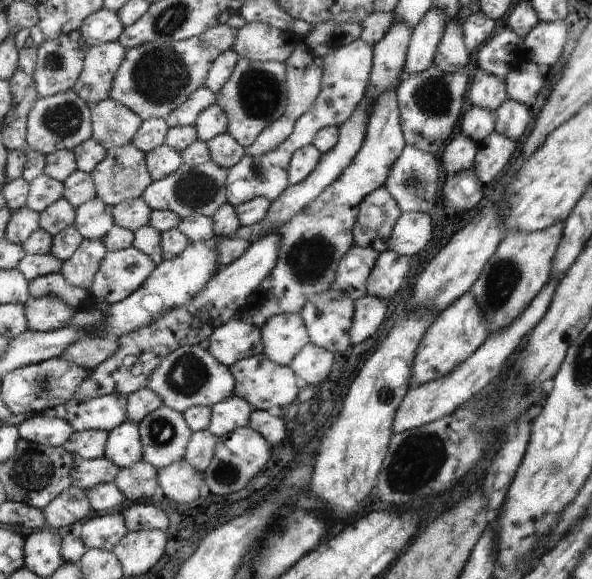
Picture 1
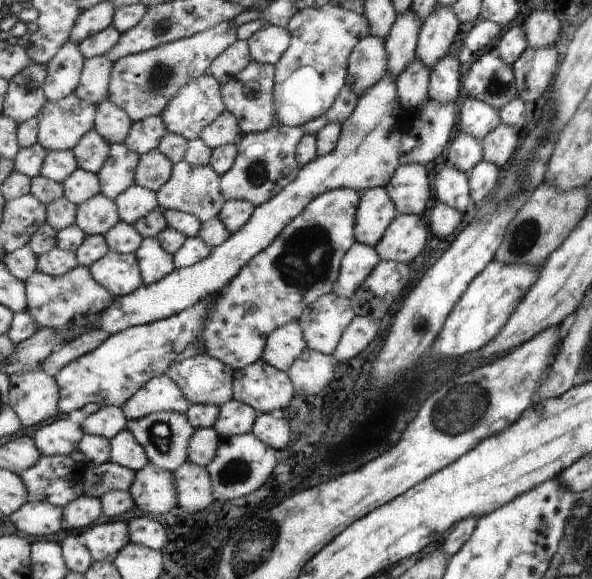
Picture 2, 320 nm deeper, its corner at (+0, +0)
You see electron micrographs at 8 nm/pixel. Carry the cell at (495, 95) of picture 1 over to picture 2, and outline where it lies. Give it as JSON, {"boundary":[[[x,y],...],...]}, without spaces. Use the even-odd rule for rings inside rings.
{"boundary":[[[464,96],[458,109],[460,132],[480,142],[502,123],[499,111],[478,99]]]}

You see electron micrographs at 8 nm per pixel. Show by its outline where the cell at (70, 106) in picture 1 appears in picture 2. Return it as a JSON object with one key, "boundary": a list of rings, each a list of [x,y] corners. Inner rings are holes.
{"boundary":[[[77,94],[63,98],[60,102],[49,101],[39,114],[39,142],[49,151],[75,150],[81,140],[97,126],[97,105]]]}

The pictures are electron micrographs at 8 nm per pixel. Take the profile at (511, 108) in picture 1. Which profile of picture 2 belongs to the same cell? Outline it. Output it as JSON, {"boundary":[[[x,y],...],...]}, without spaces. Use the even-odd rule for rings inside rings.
{"boundary":[[[501,123],[482,140],[484,147],[484,161],[494,163],[498,168],[502,168],[516,152],[518,146],[518,134],[514,128],[506,123]]]}

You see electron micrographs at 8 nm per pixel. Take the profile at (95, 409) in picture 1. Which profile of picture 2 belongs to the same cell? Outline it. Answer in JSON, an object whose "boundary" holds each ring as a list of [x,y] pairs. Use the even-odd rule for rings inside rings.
{"boundary":[[[106,405],[88,417],[82,425],[86,433],[112,440],[129,428],[129,418],[123,408]]]}

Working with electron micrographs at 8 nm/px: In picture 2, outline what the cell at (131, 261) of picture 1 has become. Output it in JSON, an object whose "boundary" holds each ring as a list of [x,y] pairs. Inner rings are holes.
{"boundary":[[[110,251],[91,269],[93,275],[116,296],[126,296],[145,285],[141,262],[137,253]]]}

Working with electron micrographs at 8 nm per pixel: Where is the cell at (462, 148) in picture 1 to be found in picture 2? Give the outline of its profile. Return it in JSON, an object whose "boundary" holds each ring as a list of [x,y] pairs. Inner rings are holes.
{"boundary":[[[446,162],[440,173],[436,175],[435,197],[446,206],[465,213],[472,207],[469,195],[468,177]]]}

